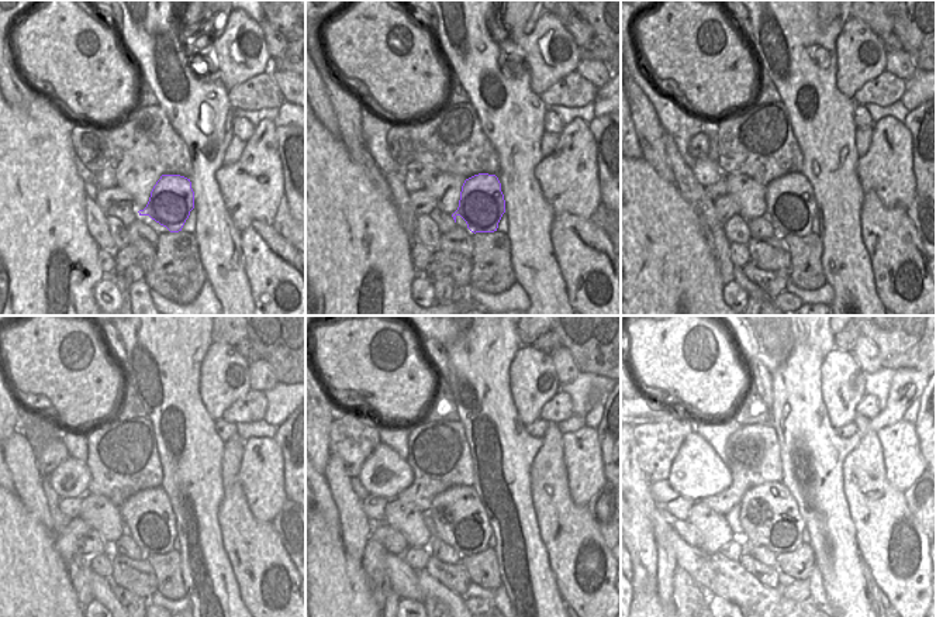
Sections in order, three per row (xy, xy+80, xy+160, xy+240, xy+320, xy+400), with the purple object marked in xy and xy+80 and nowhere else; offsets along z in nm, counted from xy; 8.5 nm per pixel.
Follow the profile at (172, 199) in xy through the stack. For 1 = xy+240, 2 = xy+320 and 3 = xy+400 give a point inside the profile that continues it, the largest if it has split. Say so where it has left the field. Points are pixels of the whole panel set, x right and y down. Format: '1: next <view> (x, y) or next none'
1: next xy+240 (148, 517)
2: next xy+320 (459, 519)
3: next xy+400 (769, 514)

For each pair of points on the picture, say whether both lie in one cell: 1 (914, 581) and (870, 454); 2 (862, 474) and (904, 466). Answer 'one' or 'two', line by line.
1: one
2: two

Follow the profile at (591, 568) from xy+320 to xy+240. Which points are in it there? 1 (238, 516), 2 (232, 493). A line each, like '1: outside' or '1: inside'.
1: inside
2: inside

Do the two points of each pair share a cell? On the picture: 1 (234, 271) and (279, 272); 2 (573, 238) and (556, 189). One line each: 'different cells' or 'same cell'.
1: different cells
2: different cells

